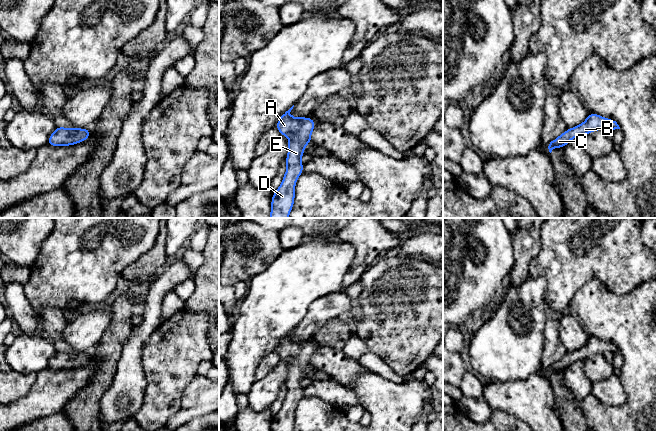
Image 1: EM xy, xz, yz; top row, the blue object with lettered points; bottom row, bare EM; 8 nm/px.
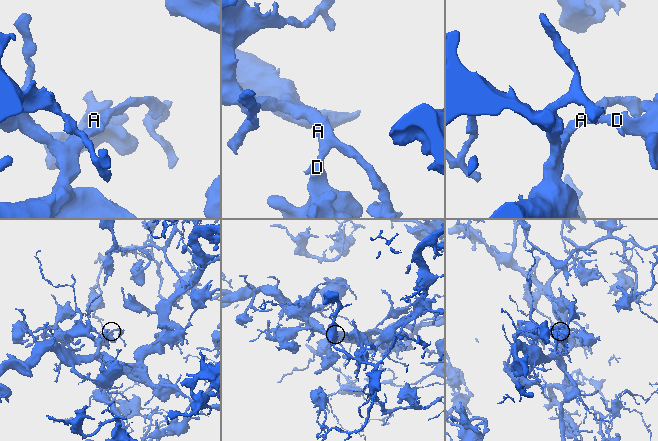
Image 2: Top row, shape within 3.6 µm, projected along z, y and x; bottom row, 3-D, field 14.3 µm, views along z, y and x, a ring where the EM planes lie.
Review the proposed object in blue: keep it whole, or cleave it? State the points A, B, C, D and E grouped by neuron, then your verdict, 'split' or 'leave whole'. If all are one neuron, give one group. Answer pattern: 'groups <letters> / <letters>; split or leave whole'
groups A B C D E; leave whole

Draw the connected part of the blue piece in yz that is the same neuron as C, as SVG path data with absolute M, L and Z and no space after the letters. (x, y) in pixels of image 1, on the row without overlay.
M590 335L586 344L578 350L572 351L567 353L557 362L550 366L548 373L551 377L555 372L564 372L573 362L579 360L586 360L587 358L597 355L597 354L604 354L606 352L610 352L612 354L620 353L619 349L616 345L599 340Z

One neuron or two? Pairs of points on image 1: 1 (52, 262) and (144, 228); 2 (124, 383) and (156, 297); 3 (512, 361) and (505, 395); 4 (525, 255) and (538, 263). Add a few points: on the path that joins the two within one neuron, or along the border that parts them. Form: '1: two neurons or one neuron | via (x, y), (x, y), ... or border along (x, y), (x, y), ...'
1: one neuron | via (75, 261), (107, 229), (121, 228)
2: one neuron | via (130, 362), (133, 345), (151, 318)
3: two neurons | border along (531, 374), (524, 379), (491, 381)
4: two neurons | border along (541, 238), (540, 251), (531, 261), (528, 275)

